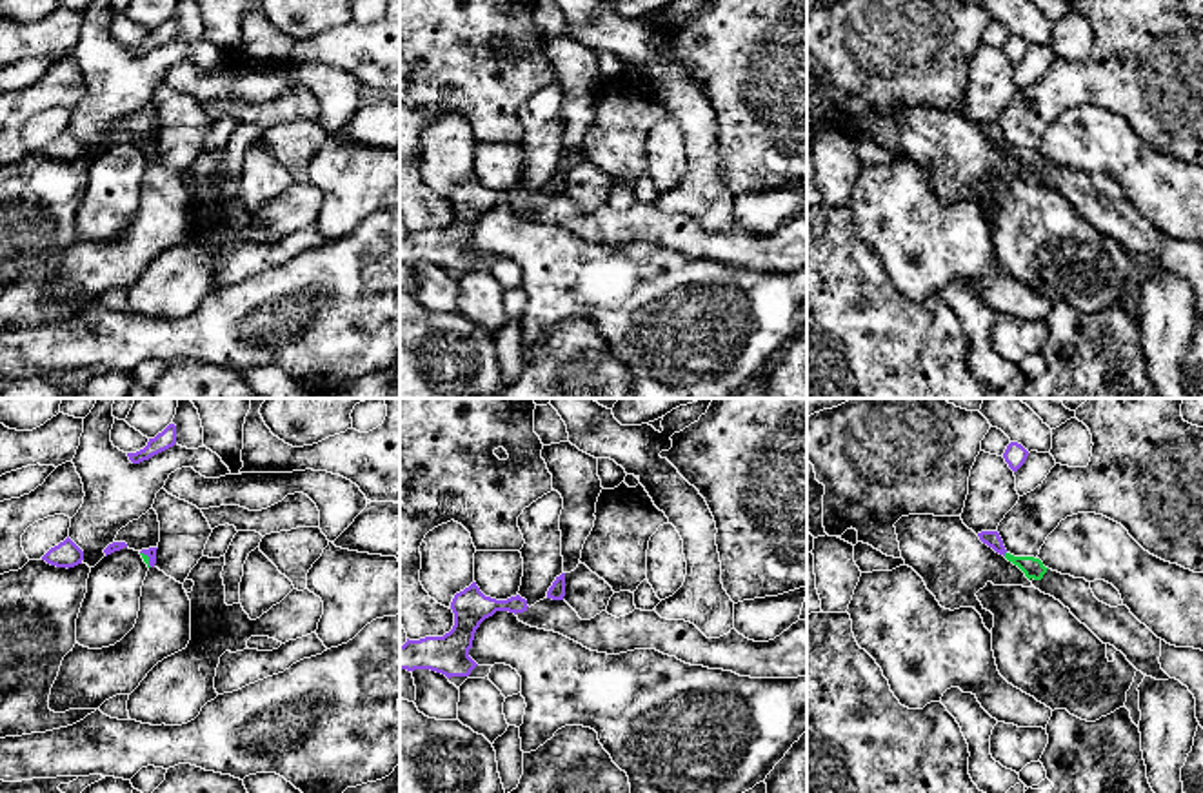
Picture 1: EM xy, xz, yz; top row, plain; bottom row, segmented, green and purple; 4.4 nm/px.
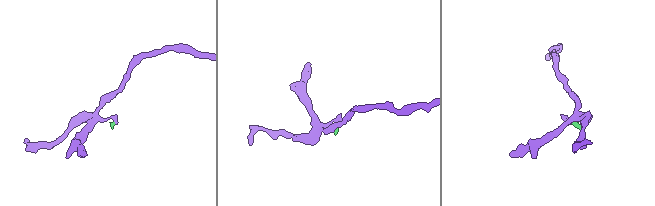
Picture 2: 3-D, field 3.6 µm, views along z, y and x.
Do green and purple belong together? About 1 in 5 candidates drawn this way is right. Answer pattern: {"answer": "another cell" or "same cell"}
{"answer": "same cell"}

